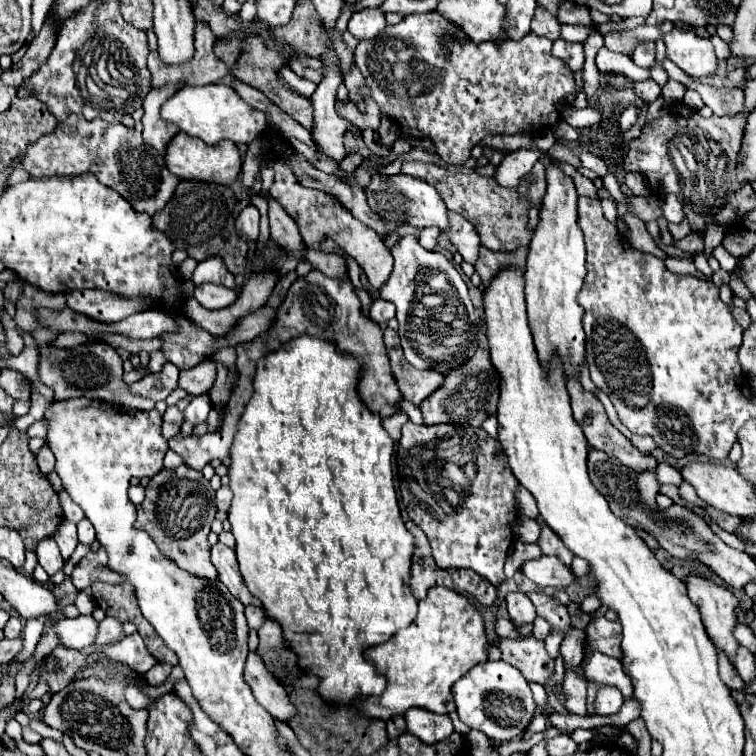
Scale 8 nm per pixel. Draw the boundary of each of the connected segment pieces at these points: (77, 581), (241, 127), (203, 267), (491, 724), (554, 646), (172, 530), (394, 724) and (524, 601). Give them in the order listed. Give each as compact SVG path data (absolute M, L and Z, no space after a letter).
M98 548L98 552L88 552L76 564L76 568L72 572L72 582L78 590L84 590L86 586L90 586L96 580L110 582L110 584L122 582L122 576L116 576L116 572L110 572L110 568L106 568L106 554L102 552L102 548Z
M208 84L194 88L180 88L176 96L164 102L162 120L176 124L182 132L202 138L206 144L216 144L220 140L232 140L234 144L250 144L266 128L264 112L250 108L242 102L232 86L226 84Z
M210 258L210 260L204 260L196 266L194 274L192 274L192 280L194 284L204 284L204 282L212 282L212 284L222 284L230 290L236 288L234 284L234 276L226 270L226 266L222 264L222 260L218 258Z
M488 660L474 666L466 676L462 676L462 680L458 680L452 686L452 694L456 700L456 710L460 720L466 726L484 732L496 744L510 742L522 736L526 726L534 718L536 710L526 678L522 676L522 672L518 672L518 668L506 664L504 660L498 662Z
M552 630L552 632L544 640L547 652L554 659L559 654L559 648L563 637L564 635L559 630Z
M188 466L174 470L164 468L150 478L150 484L146 486L146 498L138 506L136 528L146 530L158 544L160 552L170 556L170 560L174 560L180 568L202 578L216 578L216 568L210 562L210 550L206 544L214 514L214 490L202 472L196 472Z
M394 716L386 722L386 728L388 728L388 738L394 740L398 738L400 734L406 732L406 722L404 722L404 716Z
M510 592L506 594L506 604L508 604L508 614L514 624L528 624L534 622L536 618L536 608L530 602L530 598L522 592Z

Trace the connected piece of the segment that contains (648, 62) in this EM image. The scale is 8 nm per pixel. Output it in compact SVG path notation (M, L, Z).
M640 42L632 54L634 64L642 66L642 68L650 68L654 64L656 58L656 44L654 42Z

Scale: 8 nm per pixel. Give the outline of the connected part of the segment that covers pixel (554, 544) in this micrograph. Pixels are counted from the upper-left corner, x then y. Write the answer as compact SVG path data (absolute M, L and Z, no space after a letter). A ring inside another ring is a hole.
M538 518L538 522L542 524L542 536L540 536L540 540L538 540L538 546L542 548L542 552L546 554L546 556L556 556L556 558L560 558L566 566L570 566L570 562L572 562L572 552L570 550L566 550L566 546L562 544L562 540Z

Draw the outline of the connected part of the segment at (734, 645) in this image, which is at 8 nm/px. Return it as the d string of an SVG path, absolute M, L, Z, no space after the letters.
M696 574L686 580L686 586L690 600L698 606L702 614L704 628L712 638L714 646L720 648L734 662L736 652L740 648L740 642L734 638L734 628L738 624L736 596L730 590Z

